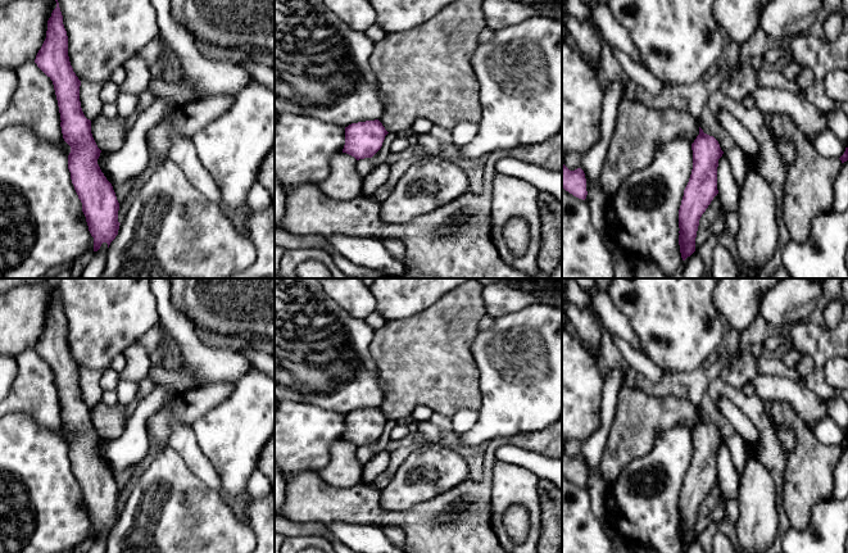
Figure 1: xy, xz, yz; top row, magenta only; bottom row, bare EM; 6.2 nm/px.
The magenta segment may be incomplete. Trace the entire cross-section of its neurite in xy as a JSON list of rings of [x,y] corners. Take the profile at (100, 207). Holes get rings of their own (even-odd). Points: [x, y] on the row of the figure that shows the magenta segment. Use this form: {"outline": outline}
{"outline": [[[55,1],[56,8],[47,21],[46,38],[35,63],[53,81],[63,139],[71,146],[68,155],[71,180],[94,237],[94,251],[98,251],[103,242],[109,248],[118,235],[119,203],[112,183],[98,164],[101,150],[92,137],[91,121],[85,117],[81,108],[81,81],[69,62],[68,36],[59,3]]]}

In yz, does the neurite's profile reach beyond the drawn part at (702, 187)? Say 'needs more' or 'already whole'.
already whole

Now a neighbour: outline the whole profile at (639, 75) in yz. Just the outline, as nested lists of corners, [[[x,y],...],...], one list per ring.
[[[606,45],[606,50],[608,50],[617,59],[626,76],[636,86],[641,86],[653,95],[659,95],[666,87],[666,85],[653,76],[644,65],[634,62],[623,51],[608,45]]]

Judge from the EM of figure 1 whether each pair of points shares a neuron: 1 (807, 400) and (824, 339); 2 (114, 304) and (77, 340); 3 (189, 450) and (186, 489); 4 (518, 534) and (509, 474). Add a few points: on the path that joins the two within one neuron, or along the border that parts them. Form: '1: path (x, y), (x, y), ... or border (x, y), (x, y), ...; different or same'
1: border (802, 380), (825, 402); different
2: path (105, 313), (86, 332); same
3: border (167, 445), (209, 488); different
4: border (509, 504), (521, 504), (526, 510), (529, 531); different

